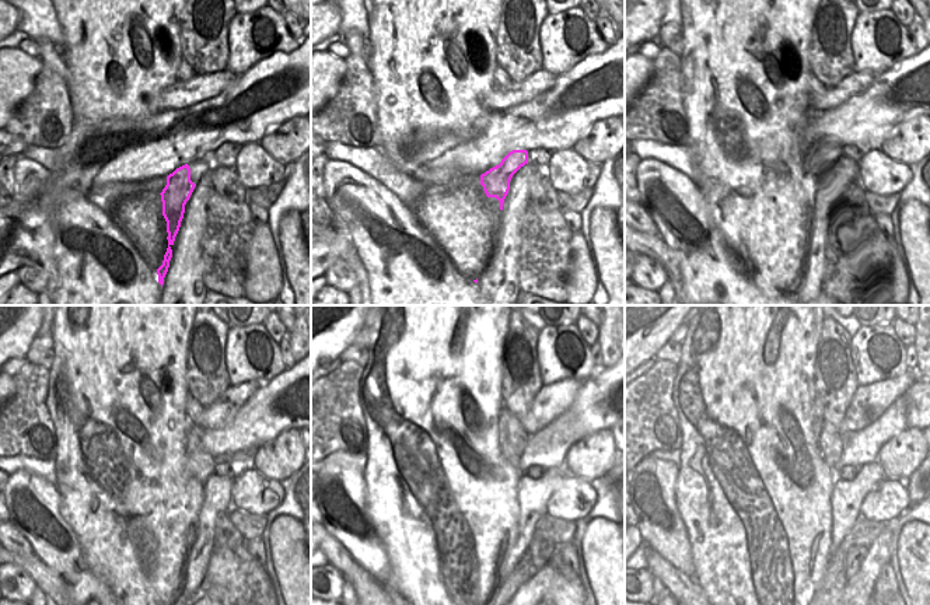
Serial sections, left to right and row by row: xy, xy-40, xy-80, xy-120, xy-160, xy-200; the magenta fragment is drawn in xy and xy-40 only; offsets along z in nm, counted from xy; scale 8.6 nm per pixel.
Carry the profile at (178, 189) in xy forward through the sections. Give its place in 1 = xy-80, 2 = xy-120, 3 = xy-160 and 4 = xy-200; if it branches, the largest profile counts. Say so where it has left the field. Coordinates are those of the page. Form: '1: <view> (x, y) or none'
1: xy-80 (825, 157)
2: xy-120 (200, 464)
3: xy-160 (503, 418)
4: xy-200 (817, 406)

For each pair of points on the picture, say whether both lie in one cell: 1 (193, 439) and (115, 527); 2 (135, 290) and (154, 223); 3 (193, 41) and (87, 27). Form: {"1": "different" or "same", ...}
{"1": "different", "2": "different", "3": "different"}

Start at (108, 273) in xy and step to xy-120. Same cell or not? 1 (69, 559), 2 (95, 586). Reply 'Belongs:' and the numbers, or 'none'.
Belongs: 1, 2

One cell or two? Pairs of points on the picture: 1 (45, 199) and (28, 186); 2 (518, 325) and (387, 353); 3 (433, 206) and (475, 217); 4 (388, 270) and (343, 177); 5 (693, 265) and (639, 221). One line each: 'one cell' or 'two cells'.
1: two cells
2: two cells
3: one cell
4: one cell
5: two cells

